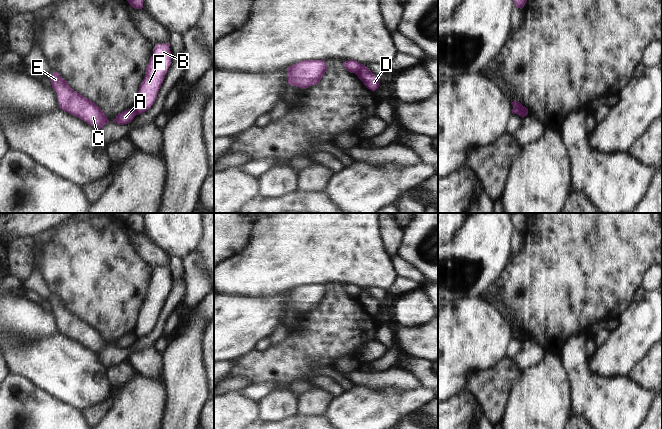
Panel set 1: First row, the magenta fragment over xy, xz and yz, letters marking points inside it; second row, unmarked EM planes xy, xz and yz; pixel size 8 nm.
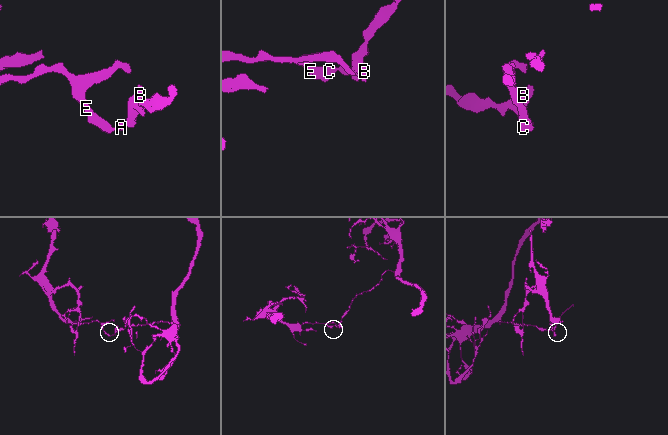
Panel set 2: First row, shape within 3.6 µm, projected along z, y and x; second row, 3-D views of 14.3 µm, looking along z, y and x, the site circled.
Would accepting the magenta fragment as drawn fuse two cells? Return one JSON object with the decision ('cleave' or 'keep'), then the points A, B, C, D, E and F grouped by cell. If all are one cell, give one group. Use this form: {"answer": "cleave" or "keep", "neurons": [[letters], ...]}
{"answer": "cleave", "neurons": [["A", "C", "E"], ["B", "D", "F"]]}

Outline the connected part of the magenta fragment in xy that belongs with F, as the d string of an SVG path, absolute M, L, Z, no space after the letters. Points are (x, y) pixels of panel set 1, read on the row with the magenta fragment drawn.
M169 43L155 45L133 108L137 115L147 111L155 102L165 74L171 65L171 59Z

